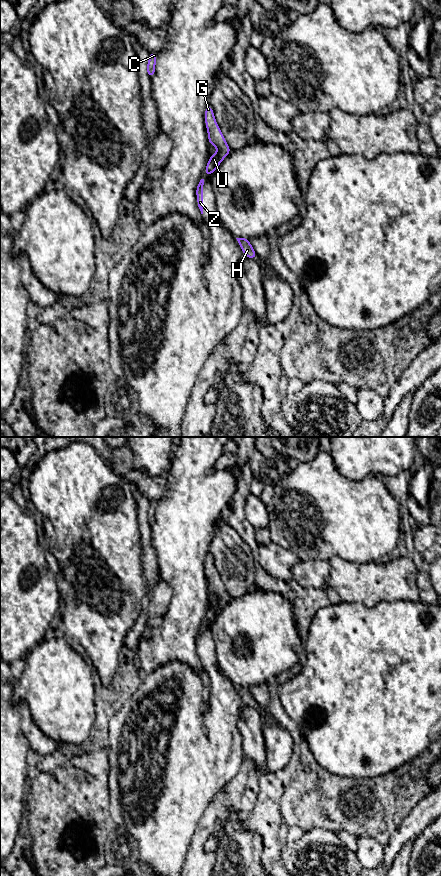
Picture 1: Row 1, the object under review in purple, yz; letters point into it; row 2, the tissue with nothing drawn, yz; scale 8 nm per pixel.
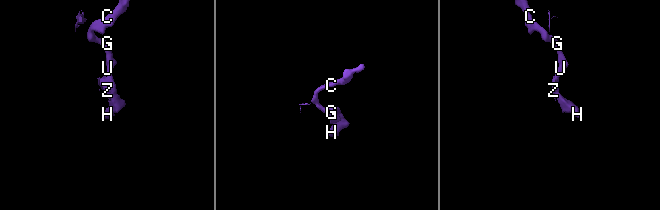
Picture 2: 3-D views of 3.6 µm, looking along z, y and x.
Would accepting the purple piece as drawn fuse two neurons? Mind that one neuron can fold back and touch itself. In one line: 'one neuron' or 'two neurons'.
two neurons

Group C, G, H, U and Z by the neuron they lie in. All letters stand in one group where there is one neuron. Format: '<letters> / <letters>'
C G H U / Z

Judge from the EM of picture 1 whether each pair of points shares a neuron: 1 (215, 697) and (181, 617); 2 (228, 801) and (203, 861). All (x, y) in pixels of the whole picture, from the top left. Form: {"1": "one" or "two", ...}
{"1": "two", "2": "one"}

